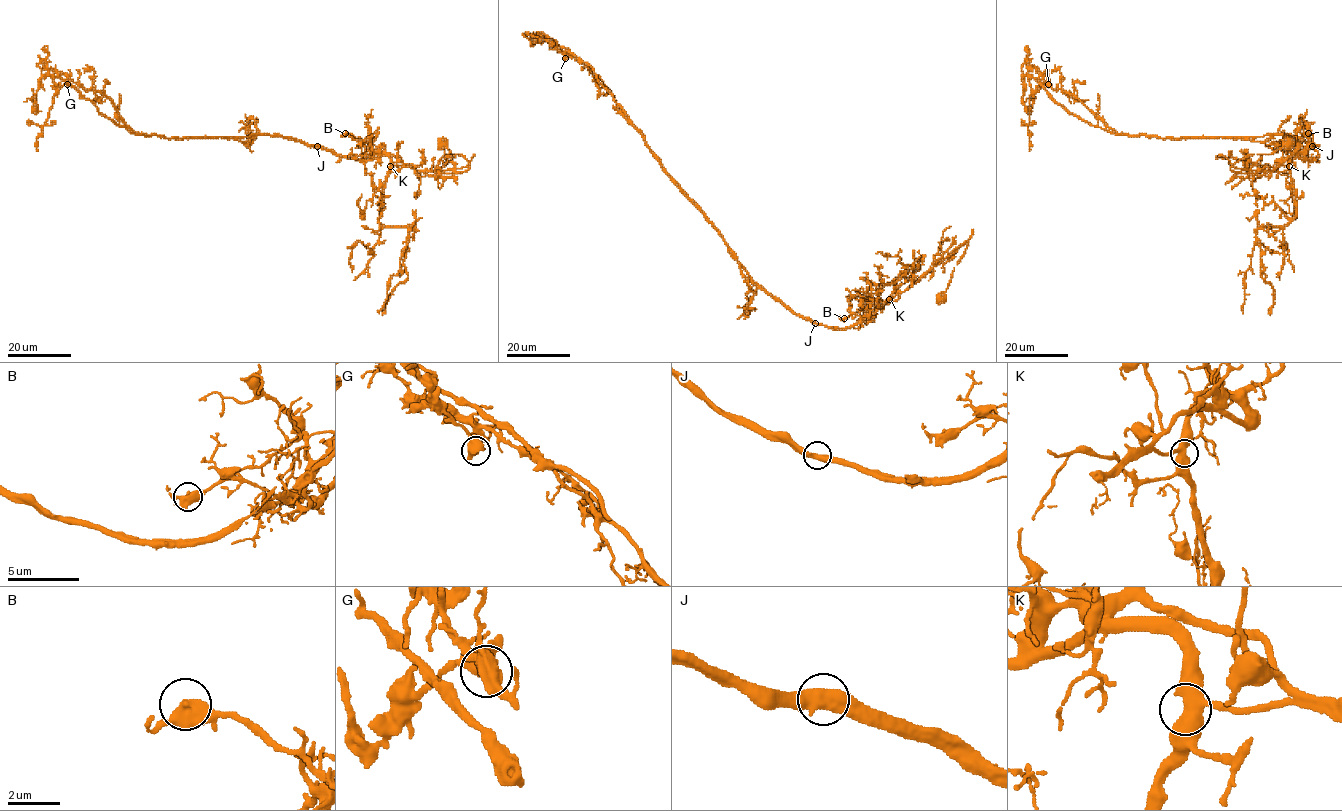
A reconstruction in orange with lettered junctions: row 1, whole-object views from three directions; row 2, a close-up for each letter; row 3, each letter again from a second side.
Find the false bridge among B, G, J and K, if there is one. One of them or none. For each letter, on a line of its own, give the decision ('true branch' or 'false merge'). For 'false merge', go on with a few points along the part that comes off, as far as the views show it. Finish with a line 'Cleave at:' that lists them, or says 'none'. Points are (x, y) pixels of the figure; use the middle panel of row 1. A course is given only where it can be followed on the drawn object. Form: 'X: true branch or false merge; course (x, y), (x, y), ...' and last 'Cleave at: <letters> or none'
B: true branch
G: true branch
J: false merge; course (816, 323), (794, 314), (751, 278), (593, 70), (552, 39), (556, 42), (536, 40)
K: true branch
Cleave at: J

